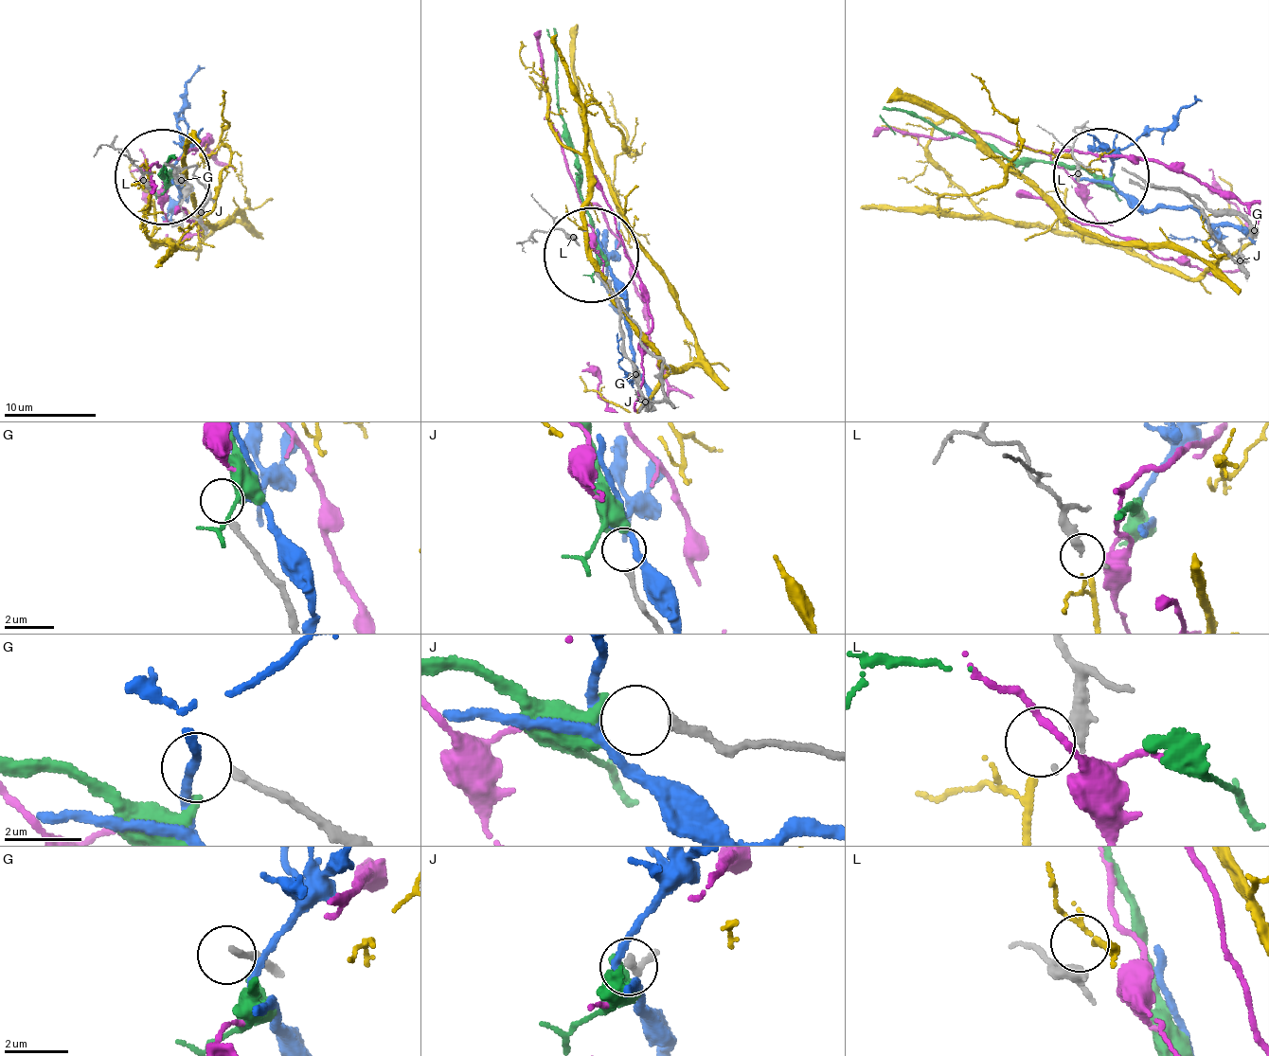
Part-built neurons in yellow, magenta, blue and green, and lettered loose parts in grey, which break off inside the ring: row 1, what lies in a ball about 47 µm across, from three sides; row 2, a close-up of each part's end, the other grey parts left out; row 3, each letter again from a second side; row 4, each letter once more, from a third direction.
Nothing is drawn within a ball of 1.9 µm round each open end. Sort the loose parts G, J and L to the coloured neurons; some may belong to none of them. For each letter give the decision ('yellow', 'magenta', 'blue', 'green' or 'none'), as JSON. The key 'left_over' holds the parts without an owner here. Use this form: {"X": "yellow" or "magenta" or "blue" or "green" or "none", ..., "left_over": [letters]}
{"G": "green", "J": "none", "L": "yellow", "left_over": ["J"]}

